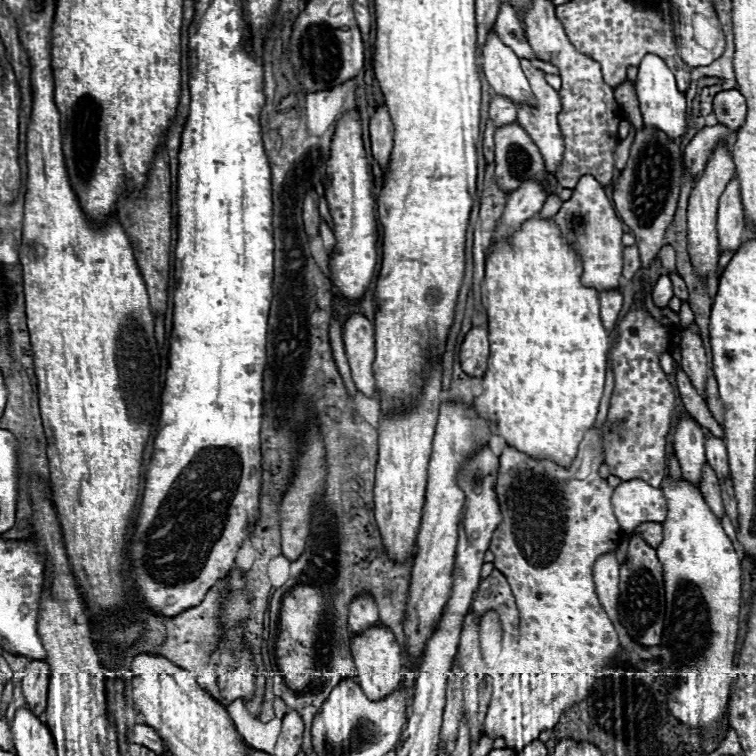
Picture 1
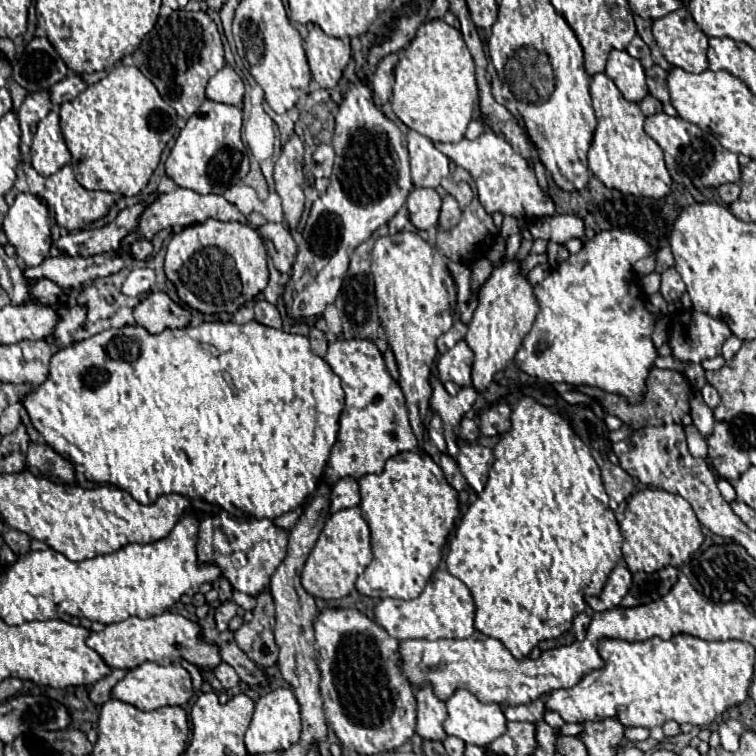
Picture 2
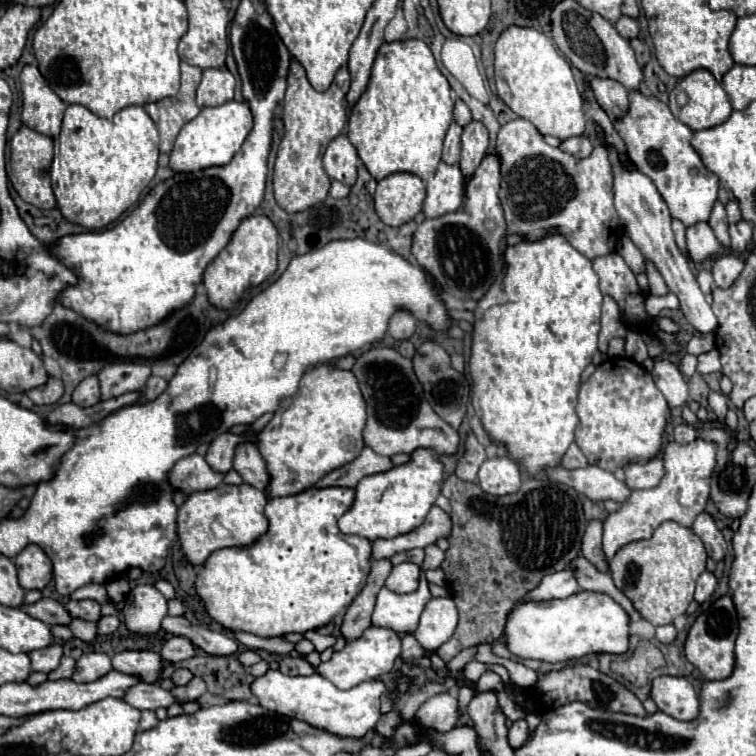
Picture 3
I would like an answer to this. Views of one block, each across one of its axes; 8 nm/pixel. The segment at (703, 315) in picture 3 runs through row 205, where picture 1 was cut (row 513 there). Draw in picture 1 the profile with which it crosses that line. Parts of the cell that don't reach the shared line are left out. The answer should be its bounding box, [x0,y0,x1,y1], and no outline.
[612,480,666,532]

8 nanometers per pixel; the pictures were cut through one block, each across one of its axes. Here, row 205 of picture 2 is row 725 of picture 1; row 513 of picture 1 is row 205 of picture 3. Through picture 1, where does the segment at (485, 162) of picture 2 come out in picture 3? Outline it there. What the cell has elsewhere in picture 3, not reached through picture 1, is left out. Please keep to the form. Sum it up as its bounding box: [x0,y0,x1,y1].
[496,118,620,260]

